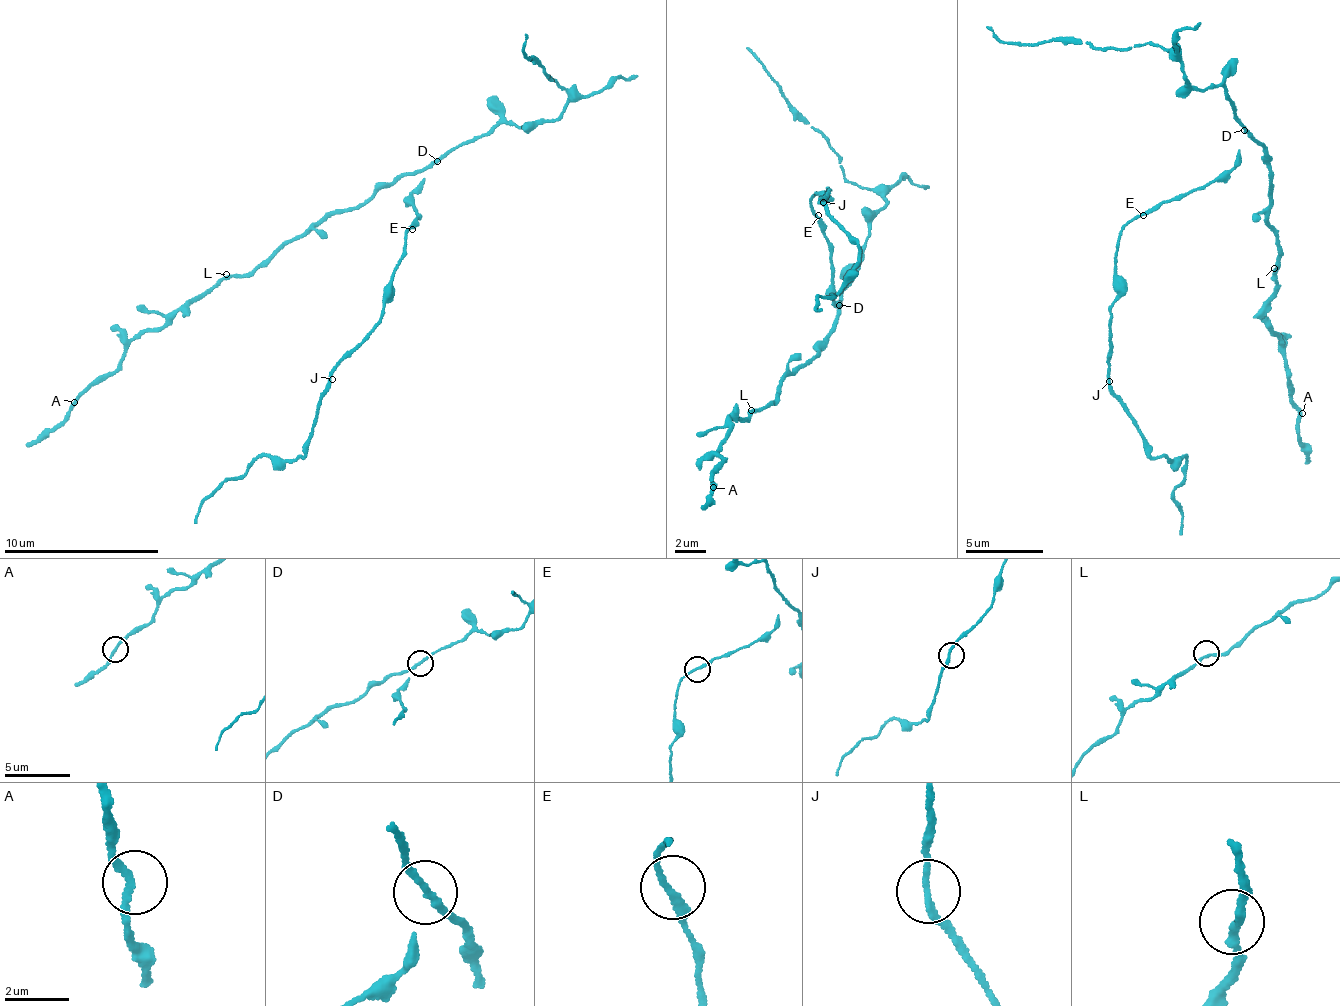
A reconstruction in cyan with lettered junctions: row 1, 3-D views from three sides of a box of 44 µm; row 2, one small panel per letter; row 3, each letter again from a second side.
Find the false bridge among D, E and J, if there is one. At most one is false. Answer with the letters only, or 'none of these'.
D

